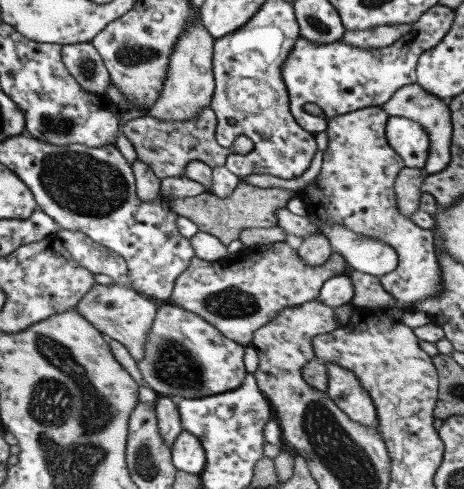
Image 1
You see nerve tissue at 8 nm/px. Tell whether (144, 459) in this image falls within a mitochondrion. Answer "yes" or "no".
yes

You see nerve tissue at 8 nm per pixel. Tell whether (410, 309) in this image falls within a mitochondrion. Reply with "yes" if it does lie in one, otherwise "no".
no

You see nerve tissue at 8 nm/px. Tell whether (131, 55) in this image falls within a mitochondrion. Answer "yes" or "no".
yes

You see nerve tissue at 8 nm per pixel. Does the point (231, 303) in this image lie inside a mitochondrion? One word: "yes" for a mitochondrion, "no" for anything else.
yes

